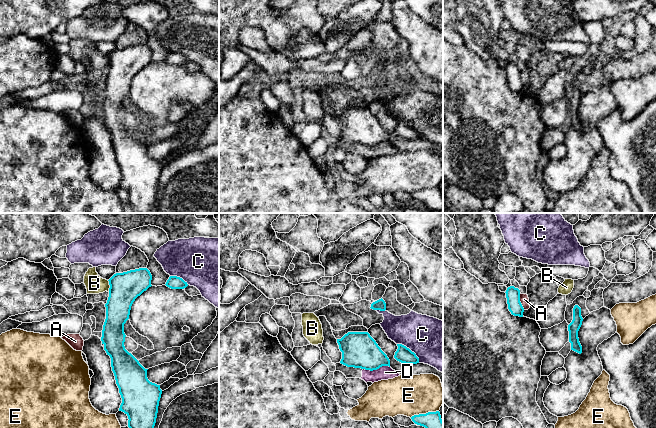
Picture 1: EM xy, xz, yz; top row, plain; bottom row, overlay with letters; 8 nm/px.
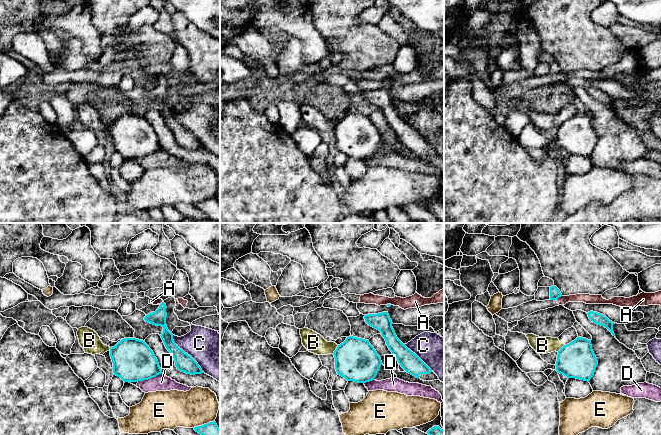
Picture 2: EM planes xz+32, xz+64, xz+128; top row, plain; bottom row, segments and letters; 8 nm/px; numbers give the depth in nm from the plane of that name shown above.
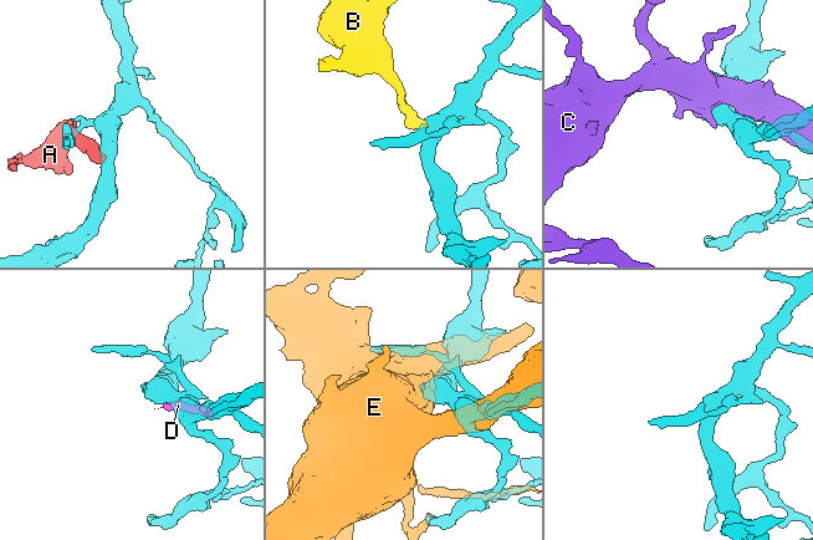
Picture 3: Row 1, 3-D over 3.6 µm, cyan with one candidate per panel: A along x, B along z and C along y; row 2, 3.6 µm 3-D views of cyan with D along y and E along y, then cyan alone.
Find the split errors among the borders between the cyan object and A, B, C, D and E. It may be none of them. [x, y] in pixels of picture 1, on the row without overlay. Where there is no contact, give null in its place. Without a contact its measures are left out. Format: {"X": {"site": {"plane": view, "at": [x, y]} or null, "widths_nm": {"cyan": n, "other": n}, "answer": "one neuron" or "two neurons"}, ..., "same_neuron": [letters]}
{"A": {"site": {"plane": "yz", "at": [519, 77]}, "widths_nm": {"cyan": 110, "other": 70}, "answer": "two neurons"}, "B": {"site": {"plane": "xy", "at": [110, 62]}, "widths_nm": {"cyan": 240, "other": 150}, "answer": "two neurons"}, "C": {"site": {"plane": "xz", "at": [409, 125]}, "widths_nm": {"cyan": 130, "other": 380}, "answer": "two neurons"}, "D": {"site": {"plane": "xz", "at": [376, 145]}, "widths_nm": {"cyan": 280, "other": 110}, "answer": "two neurons"}, "E": {"site": {"plane": "xz", "at": [424, 190]}, "widths_nm": {"cyan": 150, "other": 320}, "answer": "two neurons"}, "same_neuron": []}

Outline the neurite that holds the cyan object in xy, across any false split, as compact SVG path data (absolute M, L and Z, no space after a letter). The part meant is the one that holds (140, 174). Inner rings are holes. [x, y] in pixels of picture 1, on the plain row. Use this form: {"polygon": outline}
{"polygon": "M147 44L114 50L109 57L109 73L101 117L111 134L111 143L122 174L119 187L128 192L133 213L151 213L162 166L147 154L147 146L124 122L124 100L135 75L151 63Z"}

